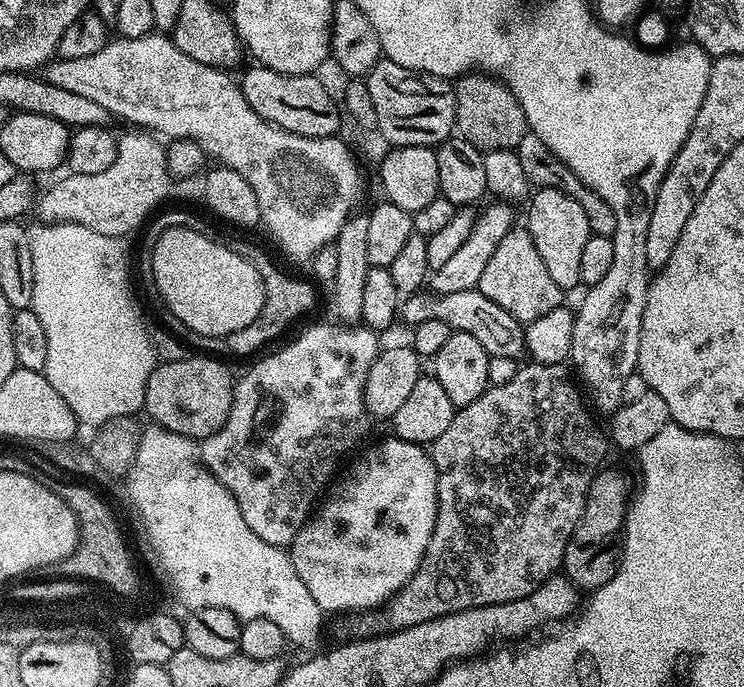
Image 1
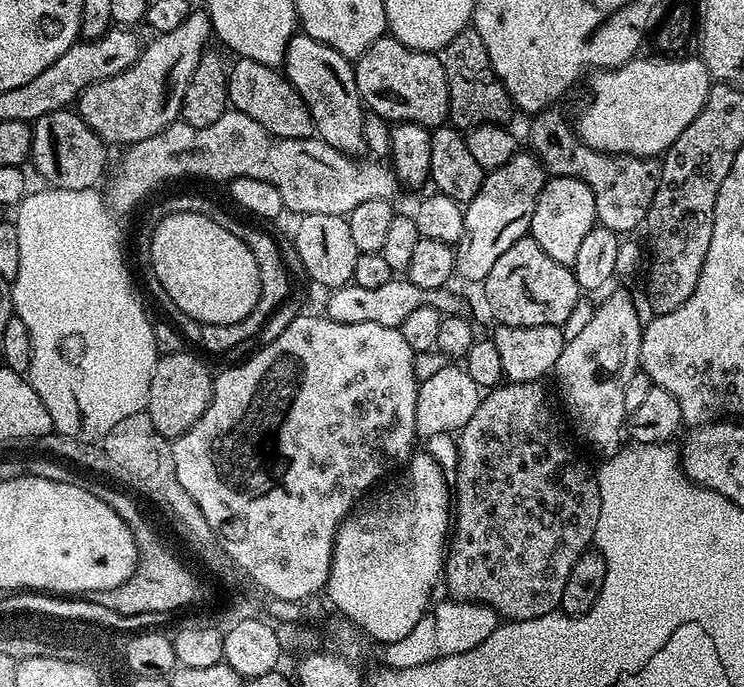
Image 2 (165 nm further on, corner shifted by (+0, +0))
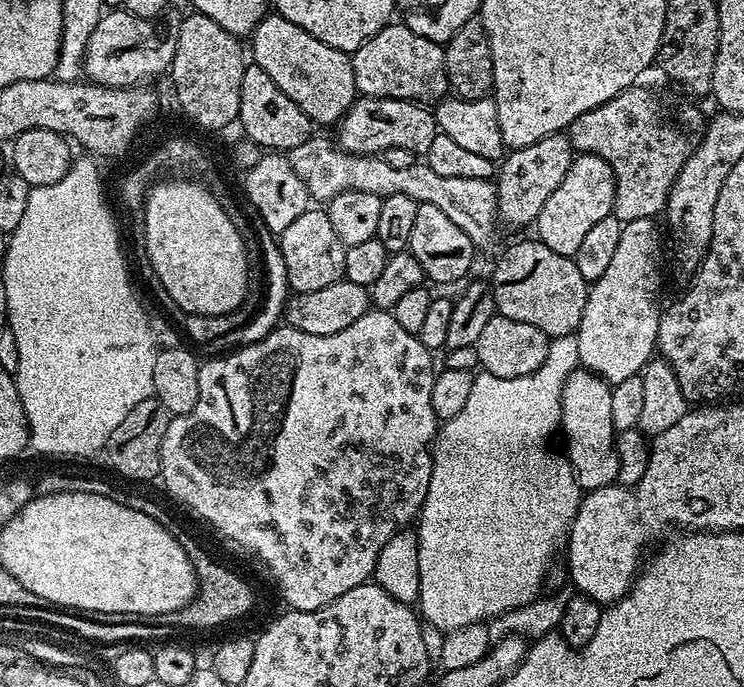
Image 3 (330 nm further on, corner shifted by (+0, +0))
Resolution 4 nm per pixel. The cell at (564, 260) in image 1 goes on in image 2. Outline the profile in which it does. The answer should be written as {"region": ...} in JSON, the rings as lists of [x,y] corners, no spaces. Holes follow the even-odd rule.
{"region":[[[554,176],[545,179],[542,194],[538,194],[538,202],[534,206],[534,218],[530,235],[554,262],[571,266],[578,258],[578,249],[586,239],[586,234],[597,227],[596,211],[594,210],[594,190],[586,186],[578,178]]]}

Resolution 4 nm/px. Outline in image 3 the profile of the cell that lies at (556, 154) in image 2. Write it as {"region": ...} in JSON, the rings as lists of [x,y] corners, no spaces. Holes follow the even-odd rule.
{"region":[[[633,86],[622,90],[610,102],[578,114],[566,130],[577,153],[589,152],[610,166],[616,179],[612,215],[622,222],[659,217],[668,204],[668,195],[678,178],[678,170],[699,146],[704,136],[706,116],[692,104],[668,96],[663,100],[648,88]]]}

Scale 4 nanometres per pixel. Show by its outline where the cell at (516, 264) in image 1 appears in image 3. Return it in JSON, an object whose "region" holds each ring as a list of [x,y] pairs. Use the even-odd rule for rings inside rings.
{"region":[[[539,238],[531,239],[510,245],[490,275],[497,313],[514,318],[514,322],[530,322],[549,338],[571,336],[582,322],[582,310],[586,310],[589,281],[582,278],[573,257],[554,254]]]}

